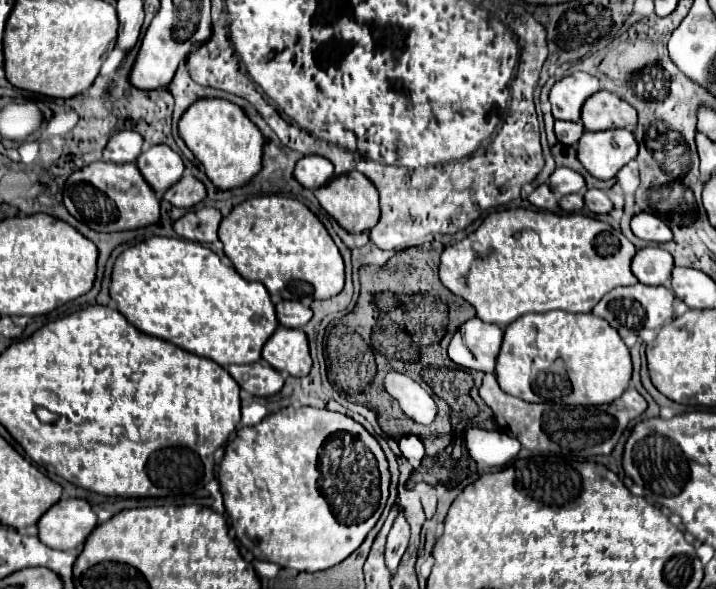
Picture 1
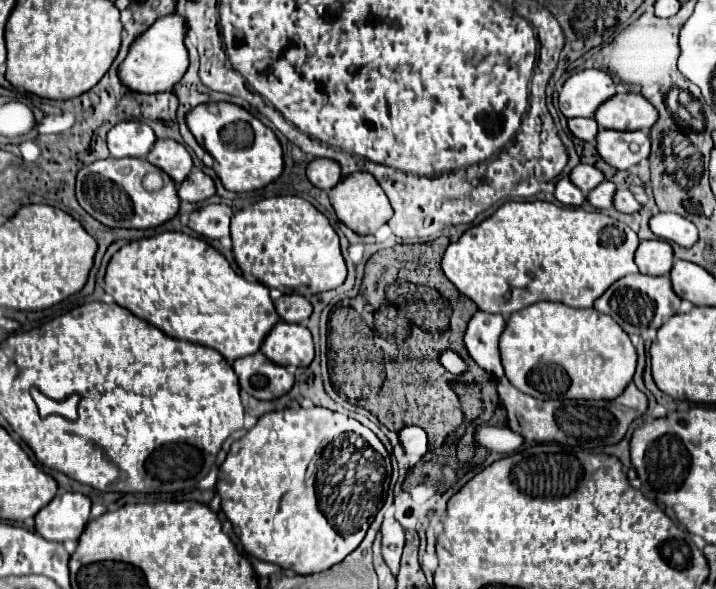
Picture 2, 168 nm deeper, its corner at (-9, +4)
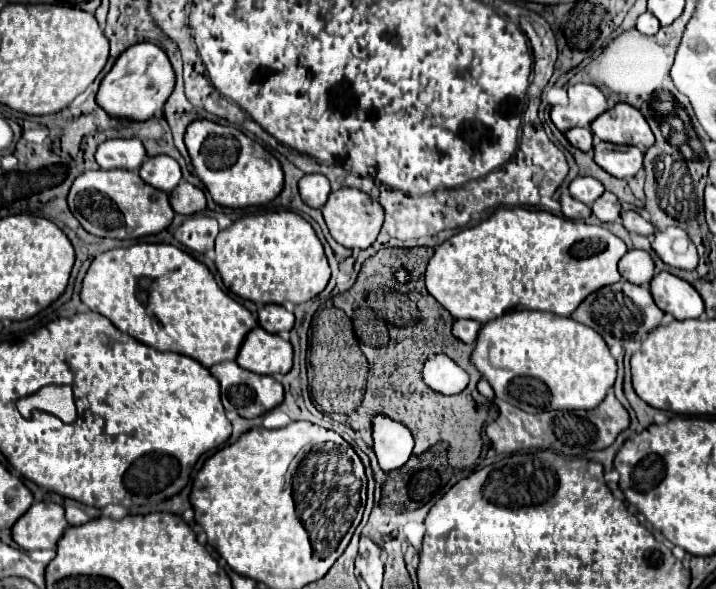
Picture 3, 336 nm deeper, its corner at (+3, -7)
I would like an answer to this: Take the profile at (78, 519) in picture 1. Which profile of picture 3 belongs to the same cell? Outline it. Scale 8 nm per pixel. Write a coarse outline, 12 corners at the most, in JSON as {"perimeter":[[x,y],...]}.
{"perimeter":[[36,502],[14,524],[24,550],[56,548],[68,522],[64,508]]}

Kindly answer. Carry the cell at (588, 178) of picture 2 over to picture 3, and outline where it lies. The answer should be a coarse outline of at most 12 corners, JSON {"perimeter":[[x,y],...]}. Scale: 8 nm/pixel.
{"perimeter":[[590,176],[574,178],[572,198],[592,206],[604,186]]}

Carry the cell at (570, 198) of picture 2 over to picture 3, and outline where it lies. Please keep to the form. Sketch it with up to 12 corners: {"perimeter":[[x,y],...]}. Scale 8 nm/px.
{"perimeter":[[570,194],[560,196],[562,214],[572,220],[586,220],[590,208]]}

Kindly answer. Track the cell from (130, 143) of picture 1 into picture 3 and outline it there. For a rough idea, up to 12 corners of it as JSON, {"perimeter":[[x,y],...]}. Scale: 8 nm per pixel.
{"perimeter":[[138,138],[106,140],[96,150],[104,170],[138,170],[146,152]]}

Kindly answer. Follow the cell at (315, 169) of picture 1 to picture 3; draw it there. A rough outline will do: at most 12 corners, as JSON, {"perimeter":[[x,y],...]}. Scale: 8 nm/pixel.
{"perimeter":[[306,174],[298,182],[302,200],[322,208],[330,196],[324,174]]}

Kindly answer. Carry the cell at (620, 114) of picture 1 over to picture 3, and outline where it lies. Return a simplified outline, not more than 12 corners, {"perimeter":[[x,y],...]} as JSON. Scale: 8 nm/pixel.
{"perimeter":[[630,104],[592,122],[604,142],[652,146],[654,134]]}

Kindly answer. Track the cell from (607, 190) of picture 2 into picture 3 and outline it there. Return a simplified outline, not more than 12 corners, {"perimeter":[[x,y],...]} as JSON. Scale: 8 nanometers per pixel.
{"perimeter":[[604,192],[590,208],[600,222],[620,218],[620,202]]}

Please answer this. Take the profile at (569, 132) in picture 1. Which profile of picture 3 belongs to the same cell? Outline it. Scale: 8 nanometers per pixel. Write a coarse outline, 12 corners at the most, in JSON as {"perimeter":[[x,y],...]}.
{"perimeter":[[588,128],[564,132],[568,142],[582,152],[592,148],[592,132]]}

